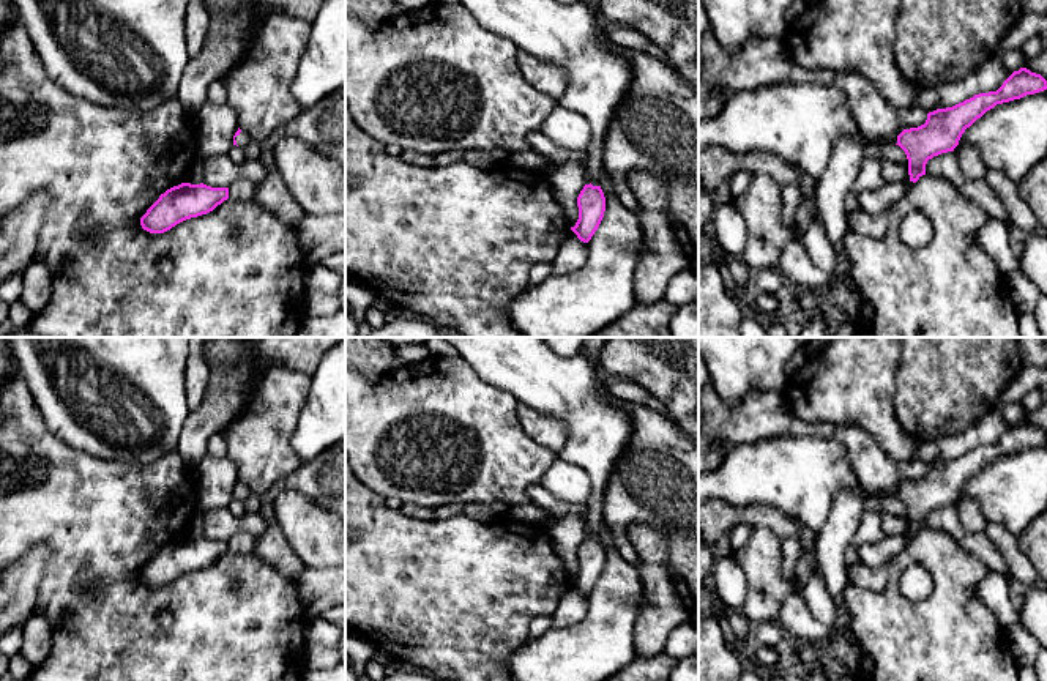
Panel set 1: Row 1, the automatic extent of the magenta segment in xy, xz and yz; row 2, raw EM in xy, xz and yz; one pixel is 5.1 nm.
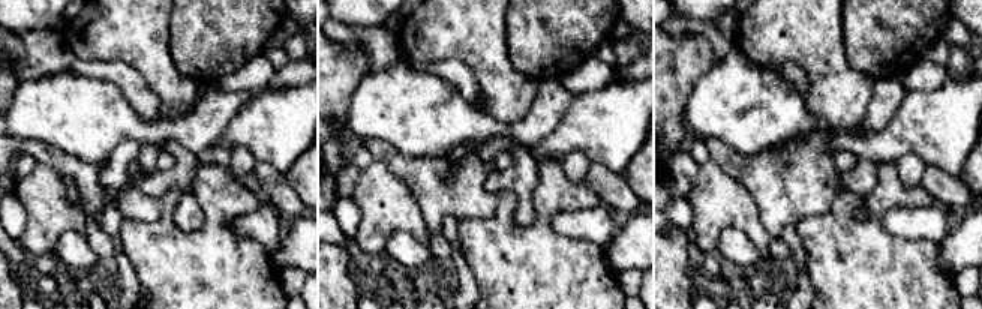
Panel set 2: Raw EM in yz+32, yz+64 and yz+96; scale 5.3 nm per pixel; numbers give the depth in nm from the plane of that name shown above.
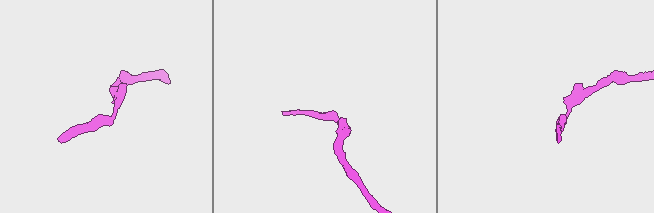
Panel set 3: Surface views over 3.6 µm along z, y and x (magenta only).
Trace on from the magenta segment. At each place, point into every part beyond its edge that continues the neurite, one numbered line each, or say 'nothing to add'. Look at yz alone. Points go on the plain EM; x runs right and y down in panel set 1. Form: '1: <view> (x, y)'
1: yz (801, 476)

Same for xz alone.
1: xz (571, 390)

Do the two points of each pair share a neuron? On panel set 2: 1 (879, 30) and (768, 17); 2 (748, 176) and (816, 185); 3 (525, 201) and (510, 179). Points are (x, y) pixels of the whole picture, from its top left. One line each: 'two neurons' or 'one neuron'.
1: two neurons
2: one neuron
3: one neuron

